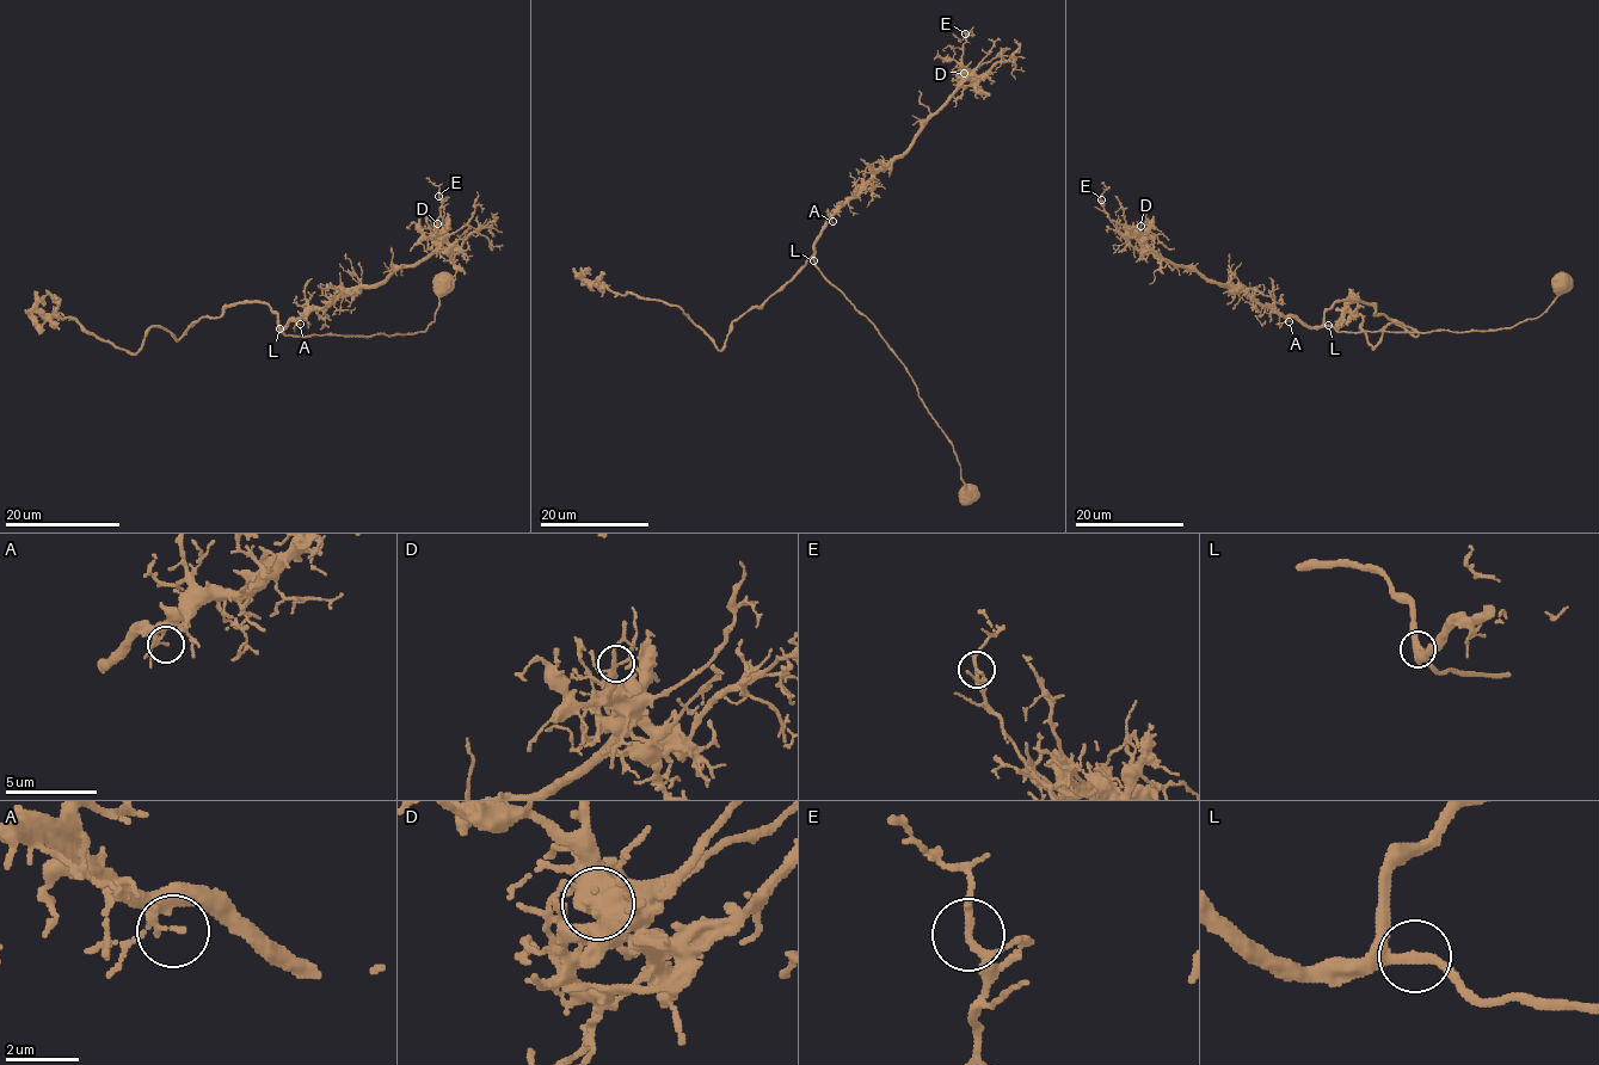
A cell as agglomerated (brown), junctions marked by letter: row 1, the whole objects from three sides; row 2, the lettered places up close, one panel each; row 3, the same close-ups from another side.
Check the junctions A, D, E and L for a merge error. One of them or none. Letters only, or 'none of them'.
D

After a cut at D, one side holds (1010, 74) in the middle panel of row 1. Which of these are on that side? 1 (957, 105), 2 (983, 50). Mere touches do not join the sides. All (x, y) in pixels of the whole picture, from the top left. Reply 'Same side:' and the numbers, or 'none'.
Same side: 1

